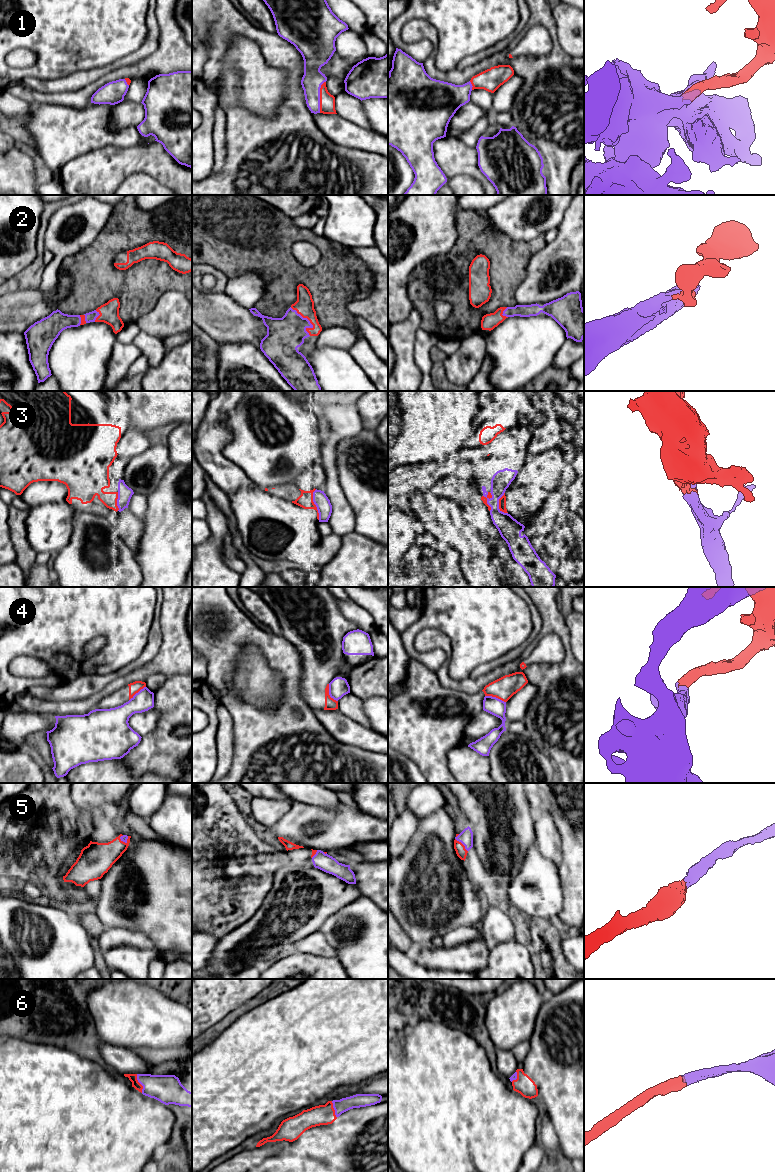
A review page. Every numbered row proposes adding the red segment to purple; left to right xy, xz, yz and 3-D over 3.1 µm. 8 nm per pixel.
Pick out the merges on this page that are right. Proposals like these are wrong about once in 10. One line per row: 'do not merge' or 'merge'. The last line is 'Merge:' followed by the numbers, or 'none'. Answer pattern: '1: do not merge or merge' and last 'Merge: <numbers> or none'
1: merge
2: merge
3: merge
4: do not merge
5: merge
6: merge
Merge: 1, 2, 3, 5, 6

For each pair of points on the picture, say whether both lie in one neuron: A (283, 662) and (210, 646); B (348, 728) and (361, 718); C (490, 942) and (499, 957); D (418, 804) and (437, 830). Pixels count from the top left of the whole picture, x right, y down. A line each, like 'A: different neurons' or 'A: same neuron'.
A: same neuron
B: different neurons
C: different neurons
D: different neurons

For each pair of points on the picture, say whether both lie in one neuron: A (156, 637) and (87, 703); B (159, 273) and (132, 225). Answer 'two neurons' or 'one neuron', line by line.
A: two neurons
B: one neuron

